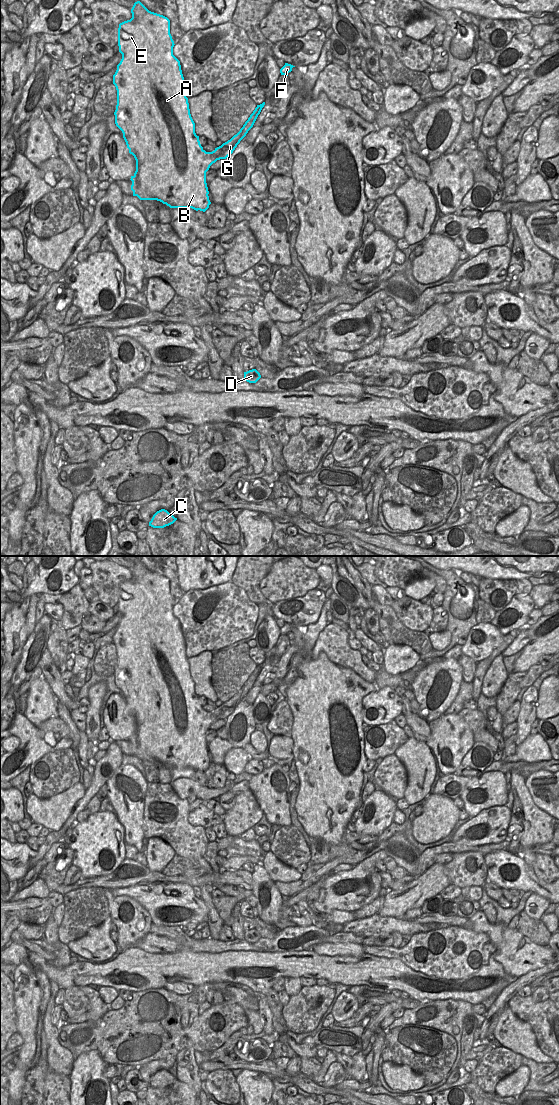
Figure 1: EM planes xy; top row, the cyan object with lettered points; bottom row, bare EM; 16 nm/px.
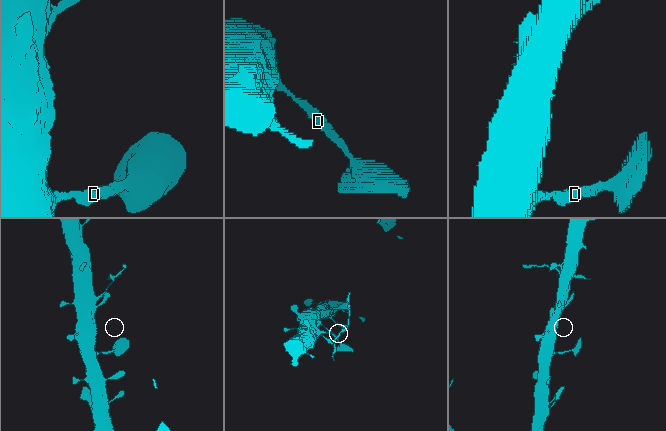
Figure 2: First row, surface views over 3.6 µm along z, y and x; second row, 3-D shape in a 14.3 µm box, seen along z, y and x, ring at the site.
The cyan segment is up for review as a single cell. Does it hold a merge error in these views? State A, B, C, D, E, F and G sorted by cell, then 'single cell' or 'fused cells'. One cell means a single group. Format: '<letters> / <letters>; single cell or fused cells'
A B C D E G / F; fused cells

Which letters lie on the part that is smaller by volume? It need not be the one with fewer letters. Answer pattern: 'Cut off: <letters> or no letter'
Cut off: F

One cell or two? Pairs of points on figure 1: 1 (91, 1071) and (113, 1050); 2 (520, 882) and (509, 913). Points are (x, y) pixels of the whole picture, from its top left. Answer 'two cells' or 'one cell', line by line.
1: two cells
2: two cells

